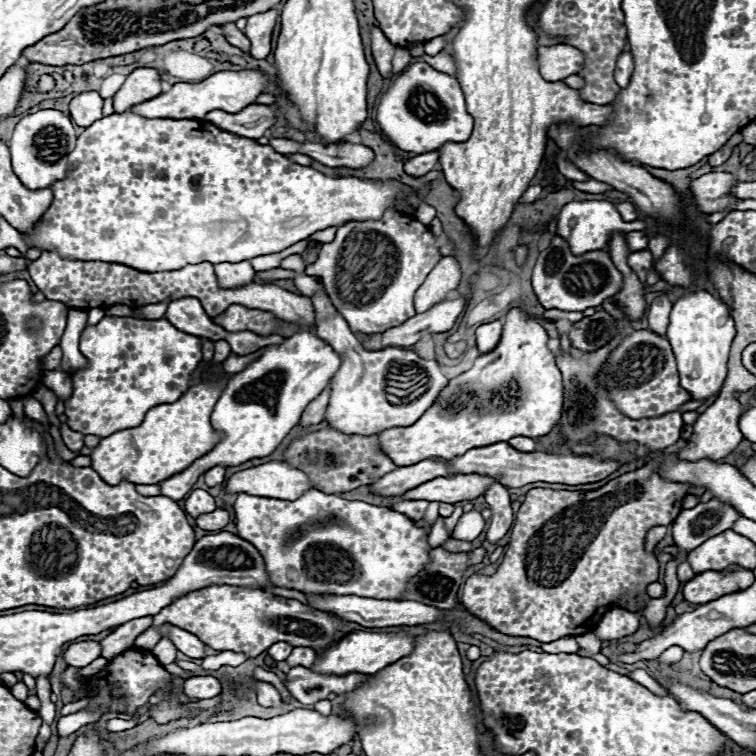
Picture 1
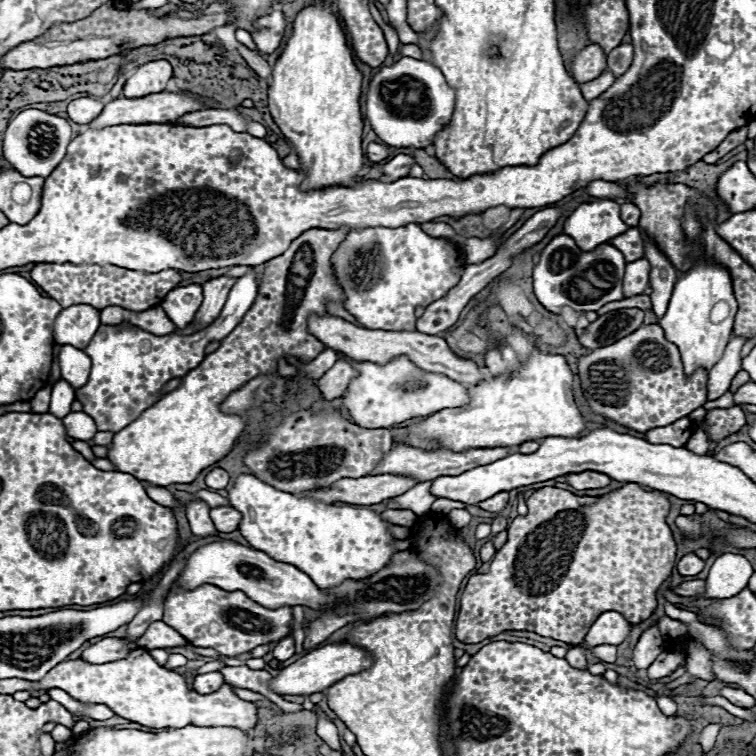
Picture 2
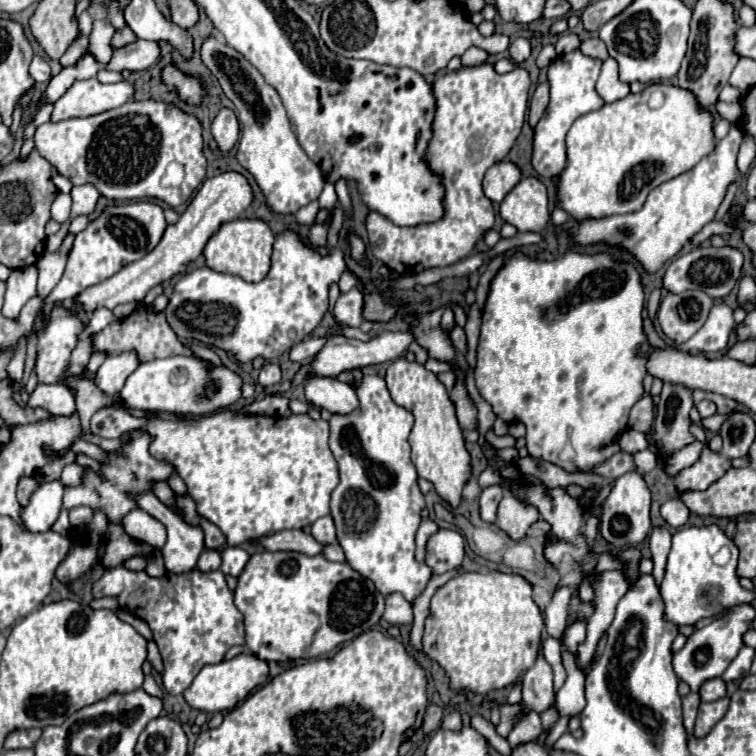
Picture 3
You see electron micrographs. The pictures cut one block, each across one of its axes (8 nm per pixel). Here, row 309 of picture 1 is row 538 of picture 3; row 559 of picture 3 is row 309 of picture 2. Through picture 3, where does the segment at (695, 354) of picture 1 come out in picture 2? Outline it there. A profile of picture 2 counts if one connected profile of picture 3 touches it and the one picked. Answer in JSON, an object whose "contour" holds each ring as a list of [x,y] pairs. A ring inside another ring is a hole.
{"contour":[[[702,256],[696,258],[694,266],[676,280],[668,312],[658,322],[664,328],[668,342],[678,346],[686,376],[692,376],[698,368],[710,370],[722,358],[724,348],[732,336],[732,322],[734,322],[736,312],[738,312],[738,304],[736,304],[736,298],[732,294],[732,280],[730,280],[728,270],[714,264],[714,262],[708,262]],[[720,300],[730,304],[730,316],[722,324],[712,324],[710,322],[710,310]]]}

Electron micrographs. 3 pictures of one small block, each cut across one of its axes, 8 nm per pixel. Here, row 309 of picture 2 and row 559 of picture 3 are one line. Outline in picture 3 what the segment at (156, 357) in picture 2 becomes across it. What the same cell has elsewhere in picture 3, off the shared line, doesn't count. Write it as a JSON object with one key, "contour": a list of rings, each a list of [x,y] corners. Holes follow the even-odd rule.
{"contour":[[[226,546],[226,548],[220,550],[220,554],[222,554],[220,570],[224,574],[230,574],[230,576],[240,576],[244,566],[250,560],[250,554],[244,548],[240,548],[240,546]]]}

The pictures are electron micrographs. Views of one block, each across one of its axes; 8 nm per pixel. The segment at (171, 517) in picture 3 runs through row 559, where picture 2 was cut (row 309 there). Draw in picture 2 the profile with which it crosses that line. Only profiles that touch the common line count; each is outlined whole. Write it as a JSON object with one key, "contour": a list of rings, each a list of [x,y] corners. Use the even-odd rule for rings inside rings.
{"contour":[[[188,284],[188,286],[174,288],[172,292],[168,292],[164,302],[160,302],[160,306],[168,314],[168,318],[176,324],[176,328],[188,328],[200,304],[202,304],[200,284]]]}

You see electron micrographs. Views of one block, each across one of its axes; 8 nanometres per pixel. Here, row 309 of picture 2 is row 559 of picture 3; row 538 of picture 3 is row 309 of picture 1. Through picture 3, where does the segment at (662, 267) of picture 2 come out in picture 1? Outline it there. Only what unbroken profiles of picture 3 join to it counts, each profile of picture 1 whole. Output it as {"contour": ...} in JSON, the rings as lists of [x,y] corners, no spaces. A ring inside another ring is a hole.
{"contour":[[[668,294],[658,296],[650,308],[648,308],[648,322],[650,322],[650,330],[664,336],[664,330],[668,328],[668,316],[672,310],[672,300]]]}

